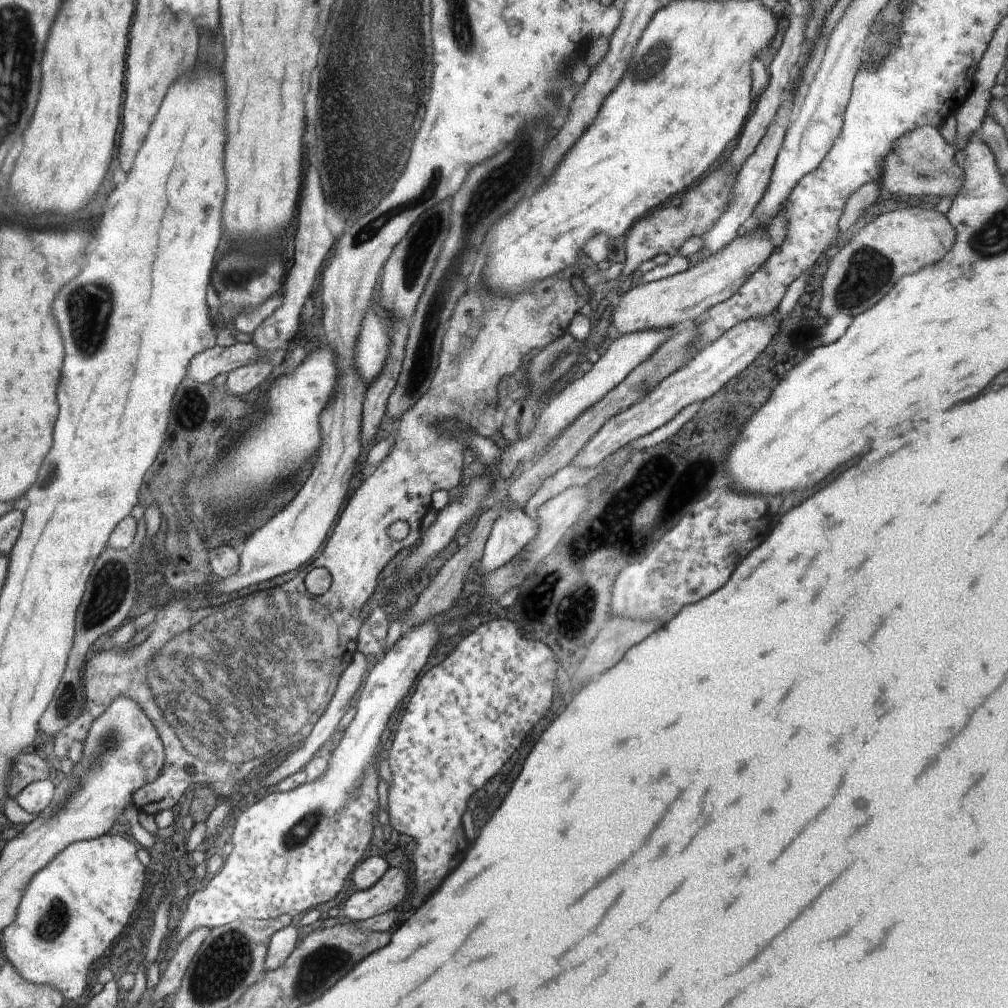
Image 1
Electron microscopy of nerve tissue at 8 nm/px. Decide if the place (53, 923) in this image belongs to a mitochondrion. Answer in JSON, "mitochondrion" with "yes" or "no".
{"mitochondrion":"yes"}

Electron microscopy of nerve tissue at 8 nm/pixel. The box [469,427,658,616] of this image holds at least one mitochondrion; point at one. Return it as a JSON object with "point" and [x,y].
{"point":[546,584]}

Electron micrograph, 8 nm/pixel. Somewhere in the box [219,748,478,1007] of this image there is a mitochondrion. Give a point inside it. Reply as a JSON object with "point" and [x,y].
{"point":[317,969]}

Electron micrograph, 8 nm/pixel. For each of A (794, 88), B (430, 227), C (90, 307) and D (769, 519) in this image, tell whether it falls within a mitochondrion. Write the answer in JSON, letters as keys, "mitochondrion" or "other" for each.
{"A":"other","B":"mitochondrion","C":"mitochondrion","D":"other"}

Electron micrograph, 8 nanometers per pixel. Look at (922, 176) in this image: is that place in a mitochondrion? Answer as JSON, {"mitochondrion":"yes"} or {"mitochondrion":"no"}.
{"mitochondrion":"yes"}

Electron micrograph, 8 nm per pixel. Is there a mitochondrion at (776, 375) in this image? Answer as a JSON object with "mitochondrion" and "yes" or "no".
{"mitochondrion":"no"}

